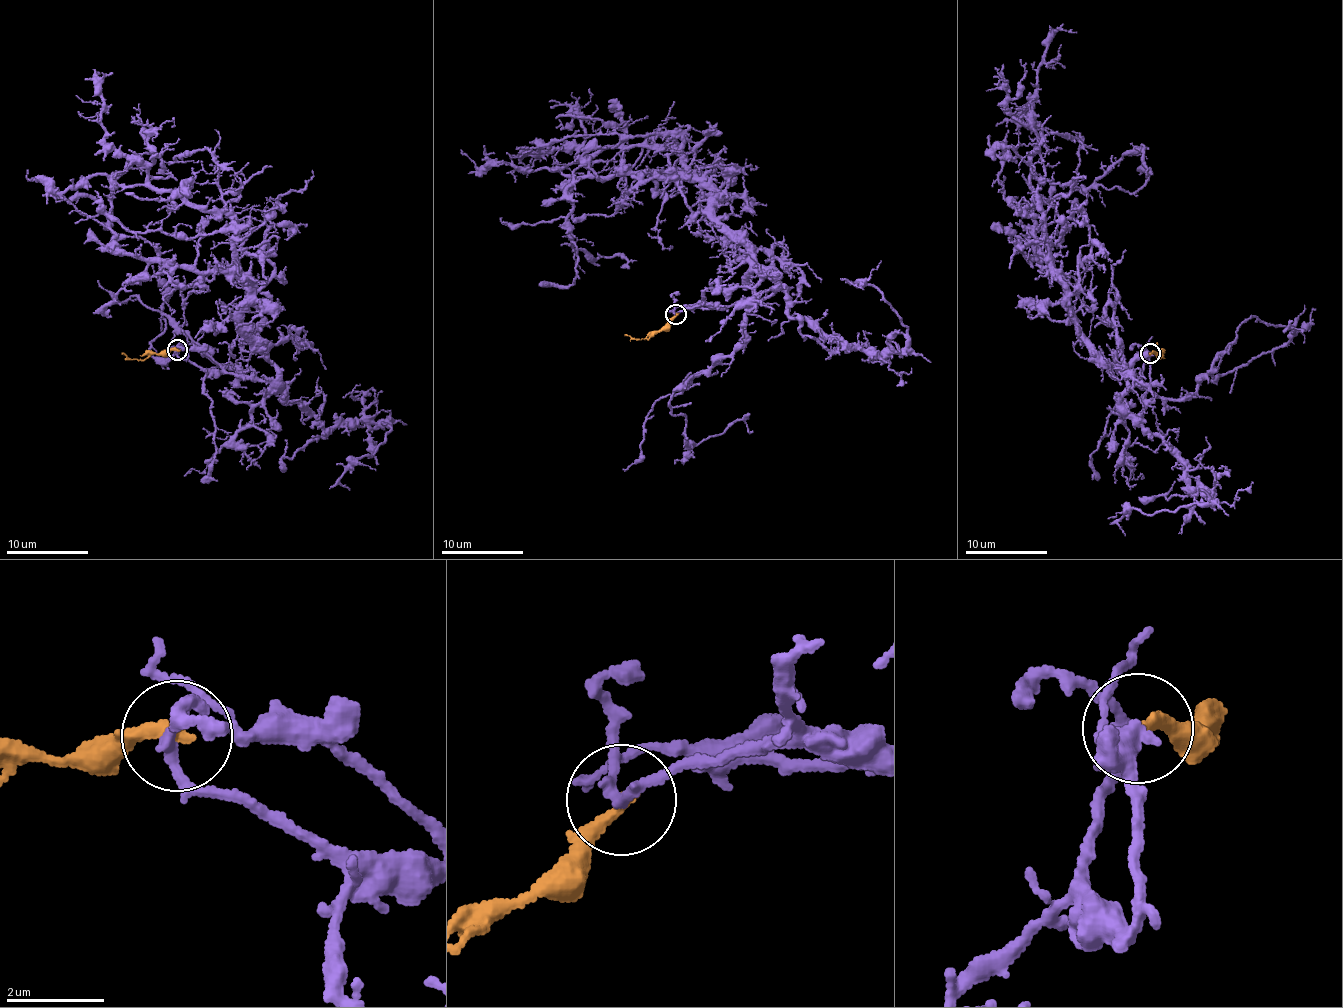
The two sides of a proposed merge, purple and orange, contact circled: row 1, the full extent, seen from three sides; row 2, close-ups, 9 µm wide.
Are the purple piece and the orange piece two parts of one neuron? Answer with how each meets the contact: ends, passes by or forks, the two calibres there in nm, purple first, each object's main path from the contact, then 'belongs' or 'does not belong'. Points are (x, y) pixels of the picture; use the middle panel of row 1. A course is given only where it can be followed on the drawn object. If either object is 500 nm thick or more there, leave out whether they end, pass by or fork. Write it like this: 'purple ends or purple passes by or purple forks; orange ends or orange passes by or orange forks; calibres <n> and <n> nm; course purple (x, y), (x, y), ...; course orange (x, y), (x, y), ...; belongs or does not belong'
purple forks; orange ends; calibres 160 and 280 nm; course purple (675, 313), (776, 288), (676, 153), (614, 146), (524, 171), (480, 168), (461, 148); course orange (675, 313), (648, 339), (636, 339), (624, 334); does not belong

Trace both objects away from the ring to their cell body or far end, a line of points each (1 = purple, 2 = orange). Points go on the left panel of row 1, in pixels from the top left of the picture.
1: (177, 349), (207, 371), (278, 386), (244, 330), (231, 220), (104, 175), (54, 191), (28, 170)
2: (177, 349), (143, 359), (131, 360), (121, 354)

